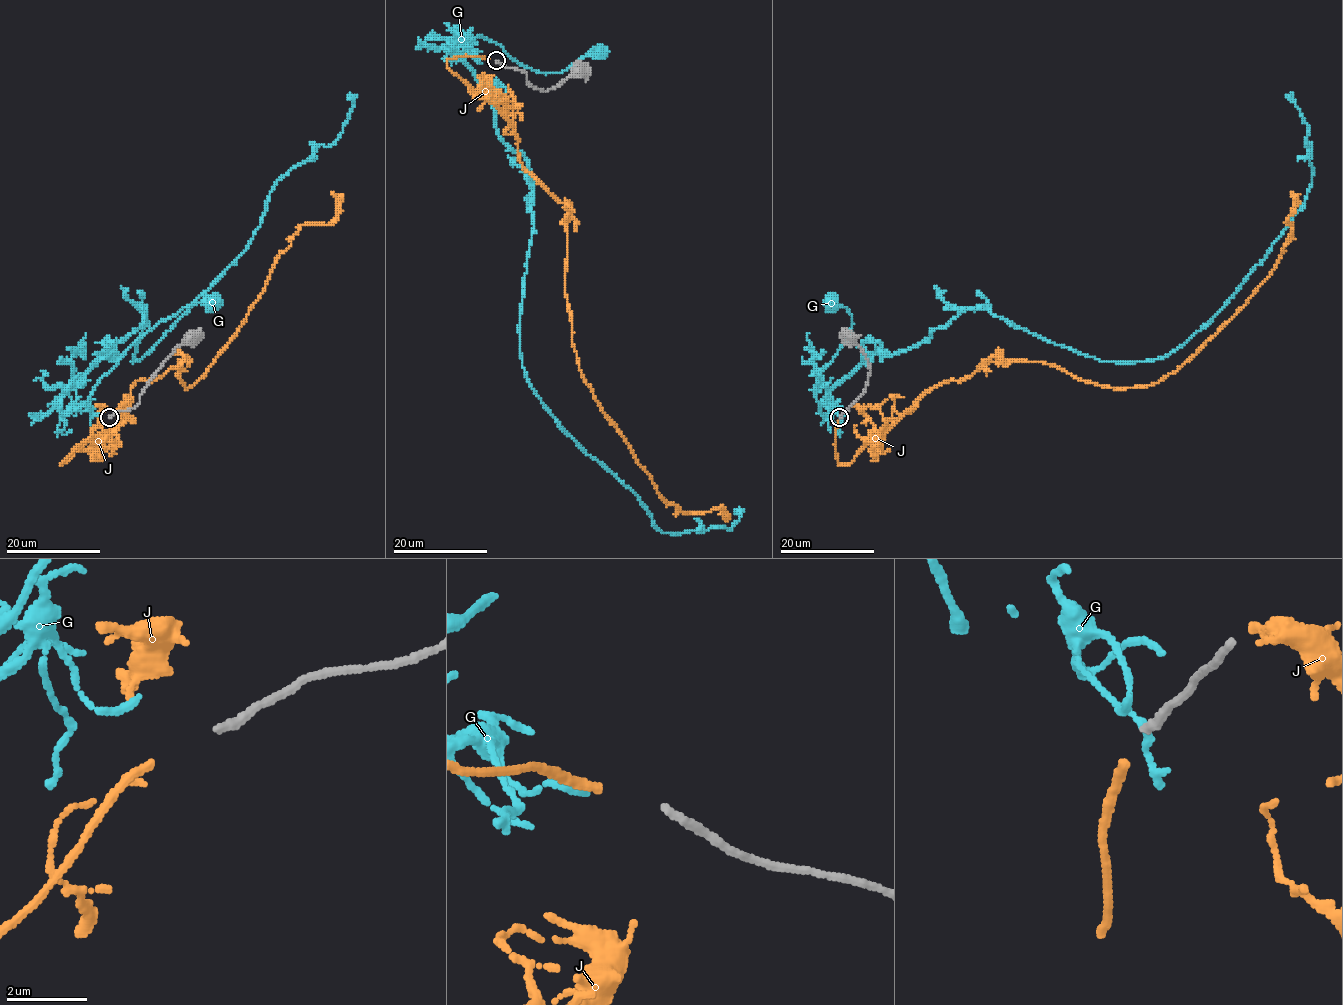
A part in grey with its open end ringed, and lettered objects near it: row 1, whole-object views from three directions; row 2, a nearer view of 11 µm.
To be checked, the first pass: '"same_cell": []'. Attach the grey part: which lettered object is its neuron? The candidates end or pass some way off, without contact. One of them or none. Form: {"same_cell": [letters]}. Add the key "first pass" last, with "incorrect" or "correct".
{"same_cell": ["J"], "first pass": "incorrect"}

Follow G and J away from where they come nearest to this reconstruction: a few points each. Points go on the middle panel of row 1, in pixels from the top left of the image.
G: (487, 59), (457, 53), (447, 41), (481, 36), (541, 73), (566, 71), (587, 54), (599, 55), (600, 52)
J: (488, 59), (447, 66), (488, 97), (524, 167), (567, 209), (566, 299), (584, 381), (664, 499), (717, 513)

